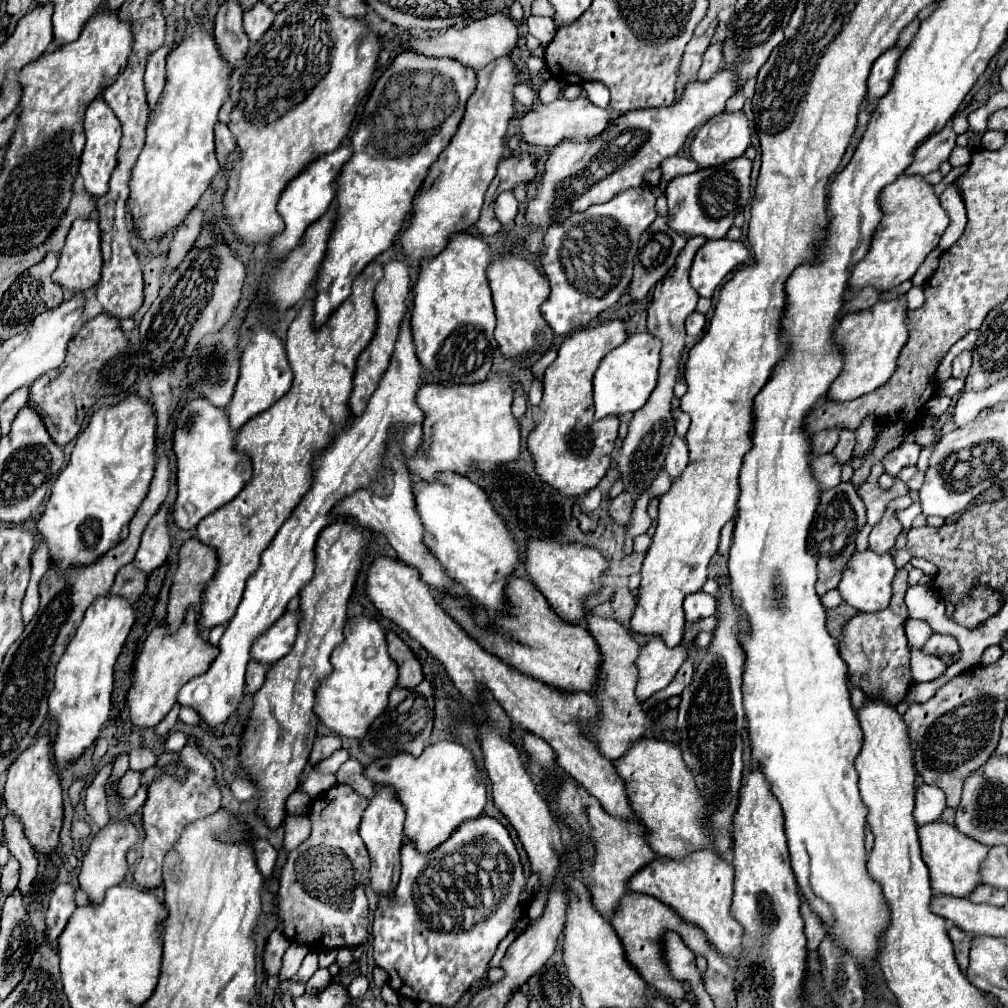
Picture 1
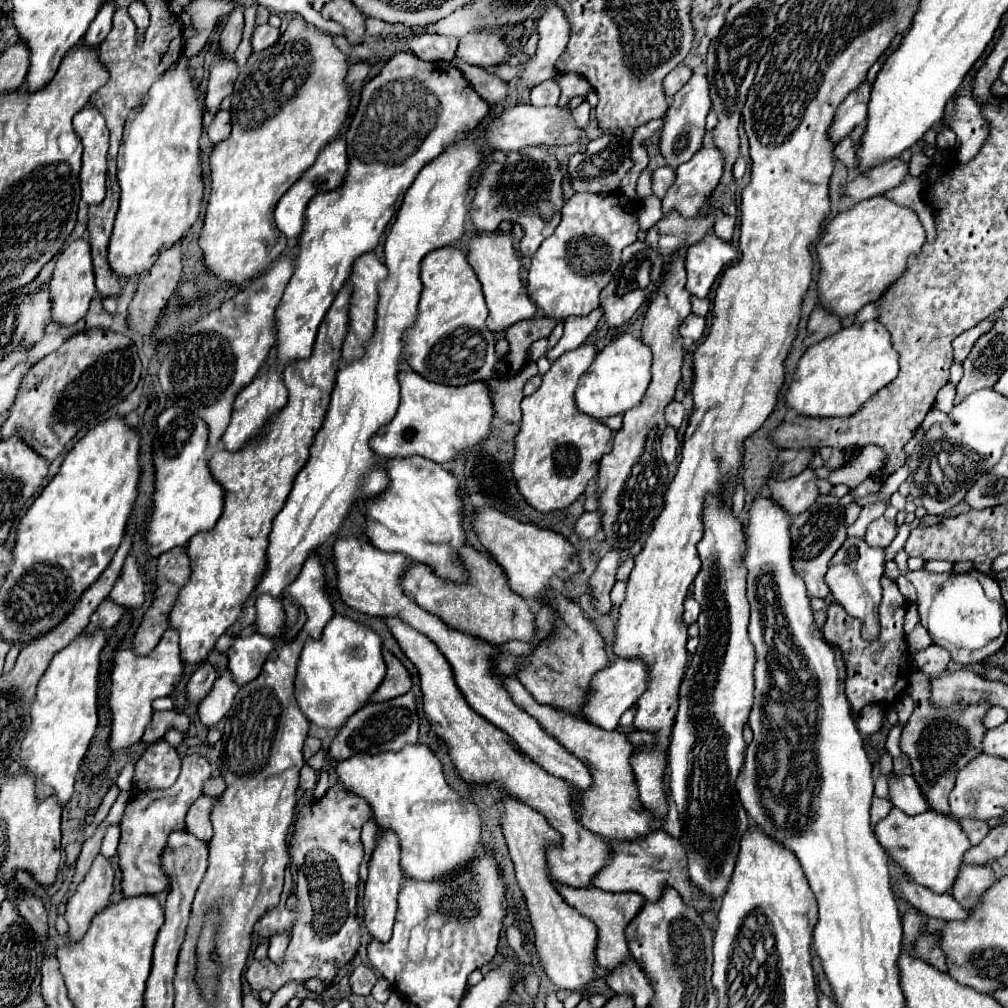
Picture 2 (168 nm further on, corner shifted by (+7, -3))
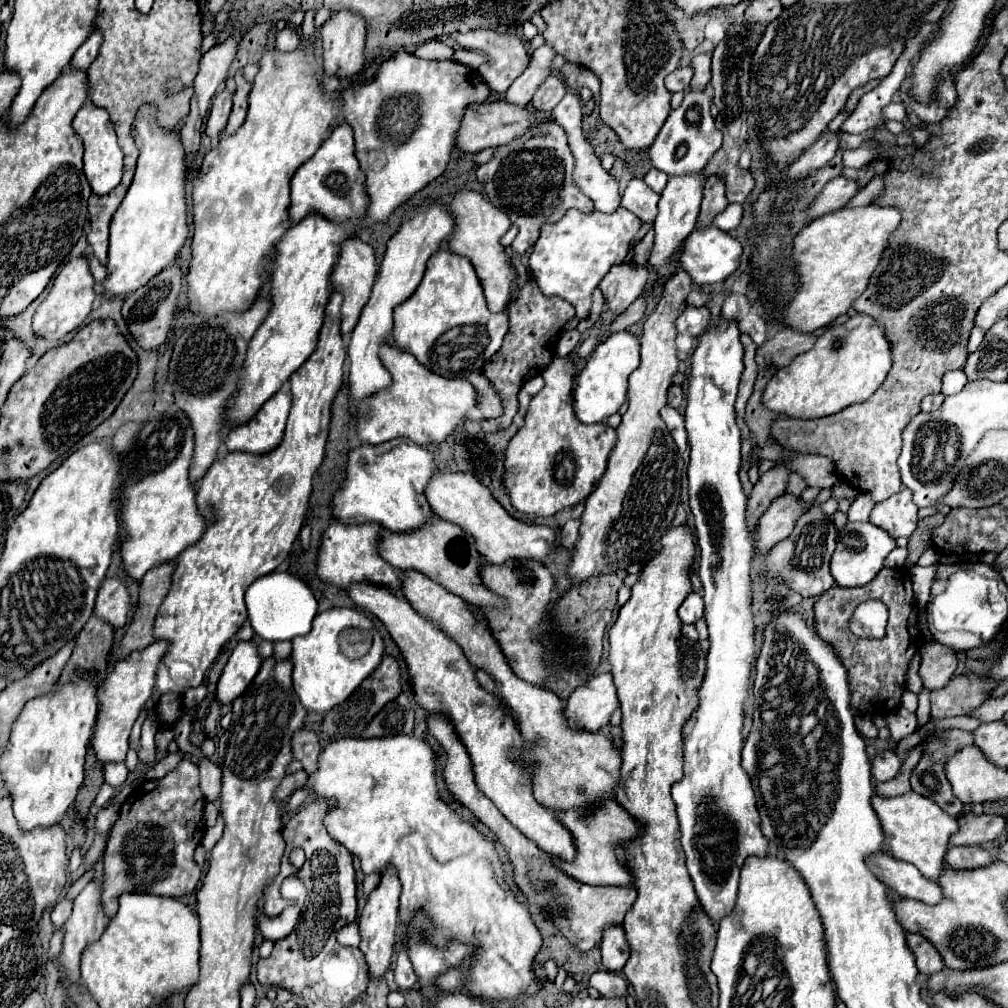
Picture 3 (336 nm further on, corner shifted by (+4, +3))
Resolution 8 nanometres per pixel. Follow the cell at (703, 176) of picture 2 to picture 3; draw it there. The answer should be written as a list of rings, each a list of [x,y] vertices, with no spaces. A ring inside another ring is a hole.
[[[674,176],[668,178],[668,184],[664,192],[660,194],[658,202],[658,216],[654,222],[654,248],[650,254],[648,264],[656,270],[656,278],[670,278],[676,272],[676,264],[672,256],[676,256],[682,248],[682,242],[688,238],[688,234],[696,228],[698,212],[700,212],[700,202],[702,202],[702,190],[704,190],[704,178],[700,176]]]

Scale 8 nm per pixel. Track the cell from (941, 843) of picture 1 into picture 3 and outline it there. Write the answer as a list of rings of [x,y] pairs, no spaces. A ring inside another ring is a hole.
[[[906,792],[900,796],[884,798],[874,794],[872,808],[878,814],[882,832],[884,832],[884,848],[904,862],[914,864],[924,876],[936,880],[944,866],[944,856],[948,850],[948,840],[956,832],[956,818],[948,816],[940,806],[932,800],[918,796],[916,792]]]

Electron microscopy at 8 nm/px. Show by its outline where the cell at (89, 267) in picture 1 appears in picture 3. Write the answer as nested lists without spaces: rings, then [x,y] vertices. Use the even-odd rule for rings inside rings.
[[[72,258],[64,266],[60,266],[60,270],[54,278],[52,290],[48,292],[44,302],[36,308],[36,314],[32,320],[34,334],[40,338],[46,338],[46,340],[62,340],[66,334],[74,332],[92,310],[92,302],[96,296],[94,286],[96,284],[90,274],[86,258]]]

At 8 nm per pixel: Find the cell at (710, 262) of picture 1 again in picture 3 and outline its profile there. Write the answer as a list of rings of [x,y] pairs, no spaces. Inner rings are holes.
[[[704,226],[704,228],[696,228],[686,238],[684,252],[678,262],[682,270],[686,270],[696,284],[718,284],[724,282],[738,268],[740,256],[742,256],[742,244],[736,238],[732,238],[728,232],[716,226]]]

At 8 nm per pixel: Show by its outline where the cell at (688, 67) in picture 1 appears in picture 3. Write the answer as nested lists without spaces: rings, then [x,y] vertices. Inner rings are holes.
[[[684,66],[684,68],[676,68],[674,72],[670,72],[666,76],[666,88],[670,92],[680,92],[680,90],[688,90],[690,80],[692,80],[692,68]]]

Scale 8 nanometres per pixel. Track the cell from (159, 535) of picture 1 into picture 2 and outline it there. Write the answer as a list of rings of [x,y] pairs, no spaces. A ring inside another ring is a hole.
[[[129,554],[117,584],[113,586],[111,594],[113,600],[125,608],[139,608],[145,600],[145,584],[139,574],[139,560]]]

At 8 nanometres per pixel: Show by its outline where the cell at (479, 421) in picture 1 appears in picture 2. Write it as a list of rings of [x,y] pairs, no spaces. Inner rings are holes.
[[[403,370],[399,374],[399,384],[401,384],[401,404],[395,414],[395,418],[383,426],[375,438],[371,440],[371,448],[375,450],[377,456],[383,456],[387,460],[391,458],[409,458],[409,456],[423,456],[427,460],[433,460],[437,464],[449,464],[457,458],[459,452],[463,450],[473,450],[481,442],[485,442],[491,436],[493,428],[493,418],[495,418],[495,398],[493,390],[487,382],[477,380],[469,386],[445,386],[445,384],[433,384],[425,378],[421,378],[417,372]]]

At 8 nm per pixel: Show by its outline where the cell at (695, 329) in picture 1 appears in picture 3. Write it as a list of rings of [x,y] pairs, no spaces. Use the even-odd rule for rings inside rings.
[[[686,306],[680,318],[676,320],[678,332],[688,332],[692,336],[700,336],[710,326],[710,312],[706,306]]]

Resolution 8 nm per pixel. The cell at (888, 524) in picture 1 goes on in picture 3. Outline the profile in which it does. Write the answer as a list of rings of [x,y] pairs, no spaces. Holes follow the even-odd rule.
[[[902,488],[874,506],[870,522],[886,530],[892,538],[910,538],[918,526],[918,506],[912,502],[912,494]]]

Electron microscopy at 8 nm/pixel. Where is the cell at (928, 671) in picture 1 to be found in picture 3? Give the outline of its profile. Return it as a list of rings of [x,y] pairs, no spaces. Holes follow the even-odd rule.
[[[956,676],[946,688],[930,692],[932,718],[950,718],[966,716],[978,708],[990,696],[986,694],[988,678],[986,676]]]

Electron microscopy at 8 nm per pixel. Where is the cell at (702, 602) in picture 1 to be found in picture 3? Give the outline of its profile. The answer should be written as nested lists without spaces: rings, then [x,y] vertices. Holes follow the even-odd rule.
[[[690,592],[690,596],[678,608],[678,616],[680,616],[682,624],[694,624],[696,620],[700,620],[704,616],[704,600],[702,600],[702,596],[696,594],[696,592]]]

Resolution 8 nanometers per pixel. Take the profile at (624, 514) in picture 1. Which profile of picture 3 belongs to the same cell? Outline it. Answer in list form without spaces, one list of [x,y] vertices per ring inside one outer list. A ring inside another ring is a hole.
[[[568,520],[568,522],[562,526],[560,534],[562,534],[562,546],[564,546],[566,550],[572,550],[574,544],[576,544],[574,540],[578,540],[578,520]]]

